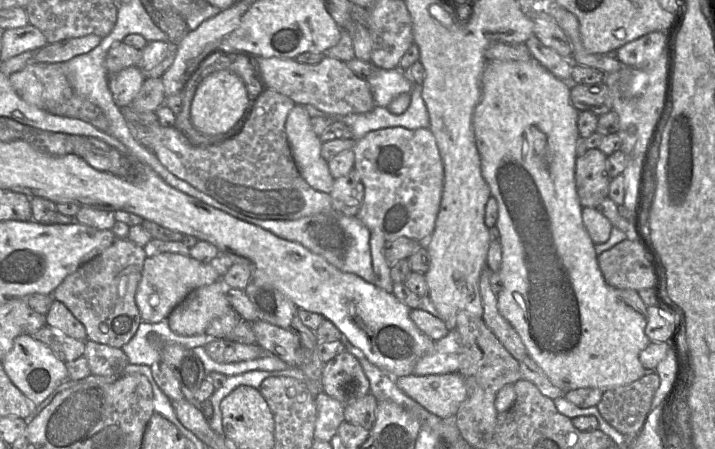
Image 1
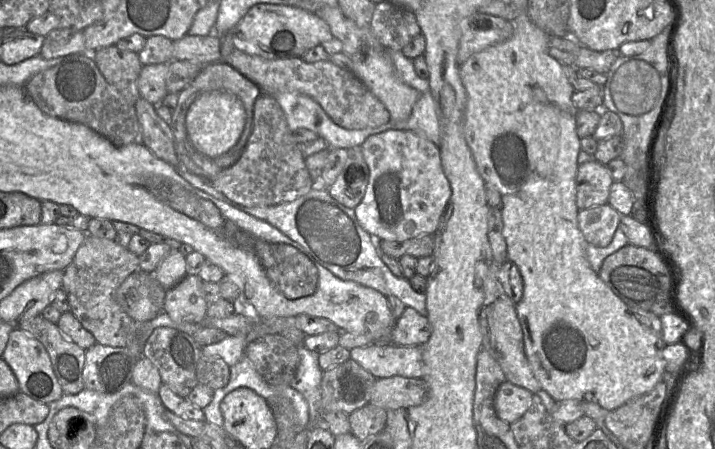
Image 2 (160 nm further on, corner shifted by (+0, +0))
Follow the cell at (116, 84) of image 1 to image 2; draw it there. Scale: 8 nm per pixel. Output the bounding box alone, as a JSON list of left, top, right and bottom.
[137,63,169,104]

